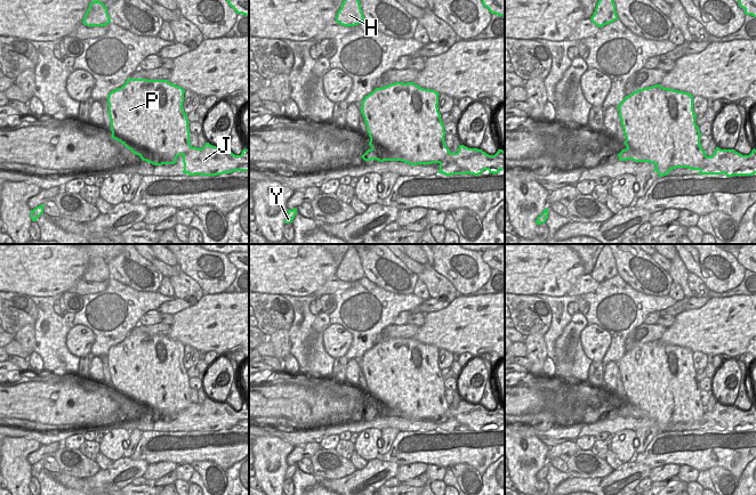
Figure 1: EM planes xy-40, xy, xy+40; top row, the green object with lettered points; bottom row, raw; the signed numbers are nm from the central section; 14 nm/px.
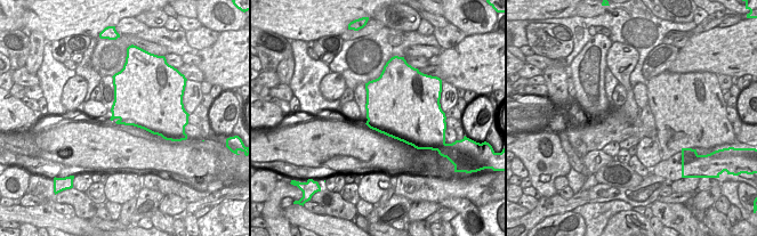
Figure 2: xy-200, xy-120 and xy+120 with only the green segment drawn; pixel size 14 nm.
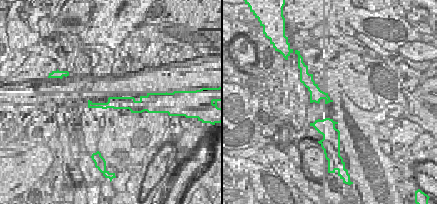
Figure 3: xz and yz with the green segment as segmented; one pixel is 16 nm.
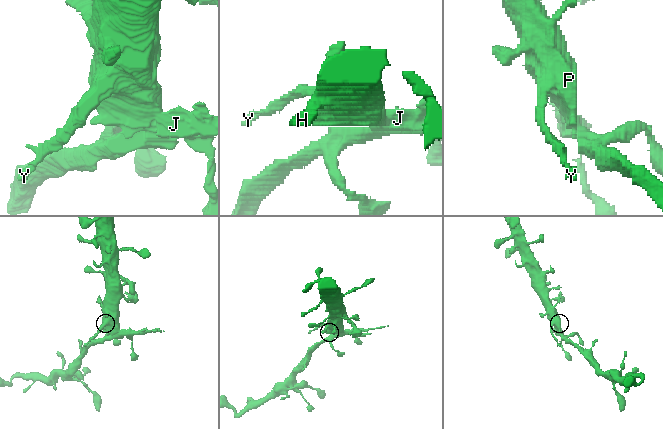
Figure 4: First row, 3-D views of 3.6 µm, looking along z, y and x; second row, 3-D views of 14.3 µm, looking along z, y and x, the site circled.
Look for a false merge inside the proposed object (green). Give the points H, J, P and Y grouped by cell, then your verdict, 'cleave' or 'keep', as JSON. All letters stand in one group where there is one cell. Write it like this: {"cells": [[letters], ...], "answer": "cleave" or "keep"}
{"cells": [["H", "P", "Y"], ["J"]], "answer": "cleave"}

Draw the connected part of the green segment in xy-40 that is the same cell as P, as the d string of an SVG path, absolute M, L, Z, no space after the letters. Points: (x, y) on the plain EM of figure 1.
M131 334L108 349L108 371L112 393L123 399L143 416L154 421L175 420L177 413L187 408L190 384L184 367L185 346L168 335Z

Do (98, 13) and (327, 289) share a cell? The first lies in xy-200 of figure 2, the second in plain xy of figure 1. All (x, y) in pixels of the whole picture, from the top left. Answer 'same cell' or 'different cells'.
different cells

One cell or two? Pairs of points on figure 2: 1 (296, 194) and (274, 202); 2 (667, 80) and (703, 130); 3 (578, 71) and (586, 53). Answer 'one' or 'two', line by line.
1: one
2: one
3: one

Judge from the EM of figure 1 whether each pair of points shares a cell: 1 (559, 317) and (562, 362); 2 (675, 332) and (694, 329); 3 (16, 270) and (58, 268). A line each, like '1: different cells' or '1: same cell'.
1: different cells
2: different cells
3: same cell

